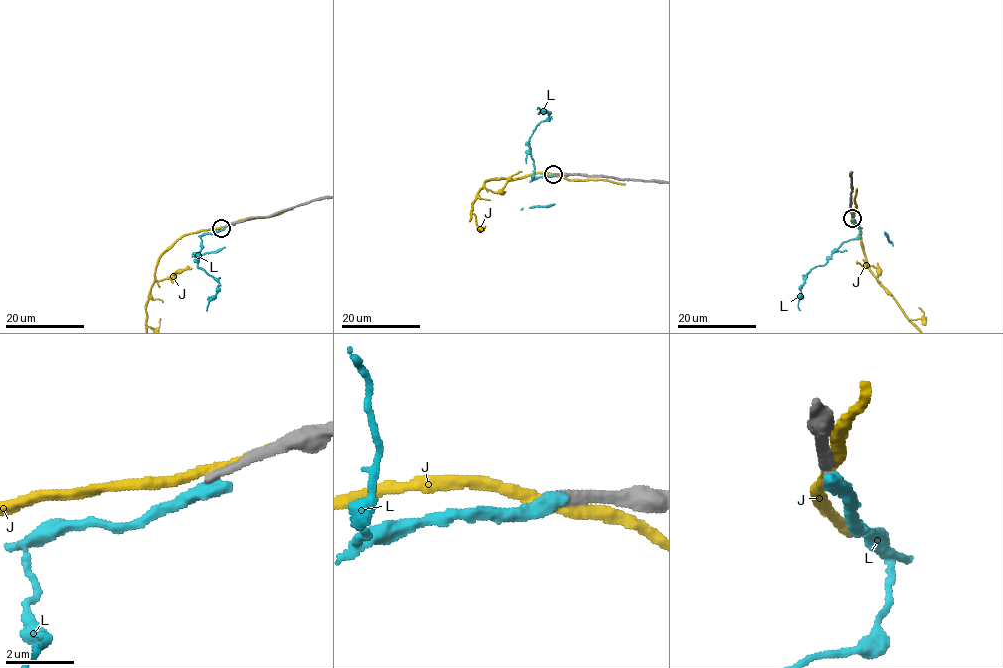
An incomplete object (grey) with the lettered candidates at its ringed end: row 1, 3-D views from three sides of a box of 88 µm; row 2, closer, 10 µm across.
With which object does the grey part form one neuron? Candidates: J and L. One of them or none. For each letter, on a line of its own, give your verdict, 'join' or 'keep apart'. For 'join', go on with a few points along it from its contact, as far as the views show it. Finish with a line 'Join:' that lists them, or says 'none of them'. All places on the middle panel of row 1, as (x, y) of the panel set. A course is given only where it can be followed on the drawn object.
J: keep apart
L: keep apart
Join: none of them

